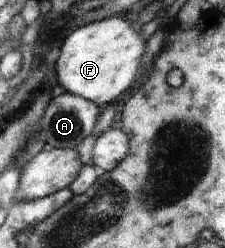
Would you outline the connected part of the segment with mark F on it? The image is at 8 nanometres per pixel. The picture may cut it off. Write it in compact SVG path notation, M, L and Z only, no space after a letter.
M108 17L76 27L63 38L55 62L56 82L66 92L104 108L130 90L140 66L144 45L138 38L139 25L122 17Z

